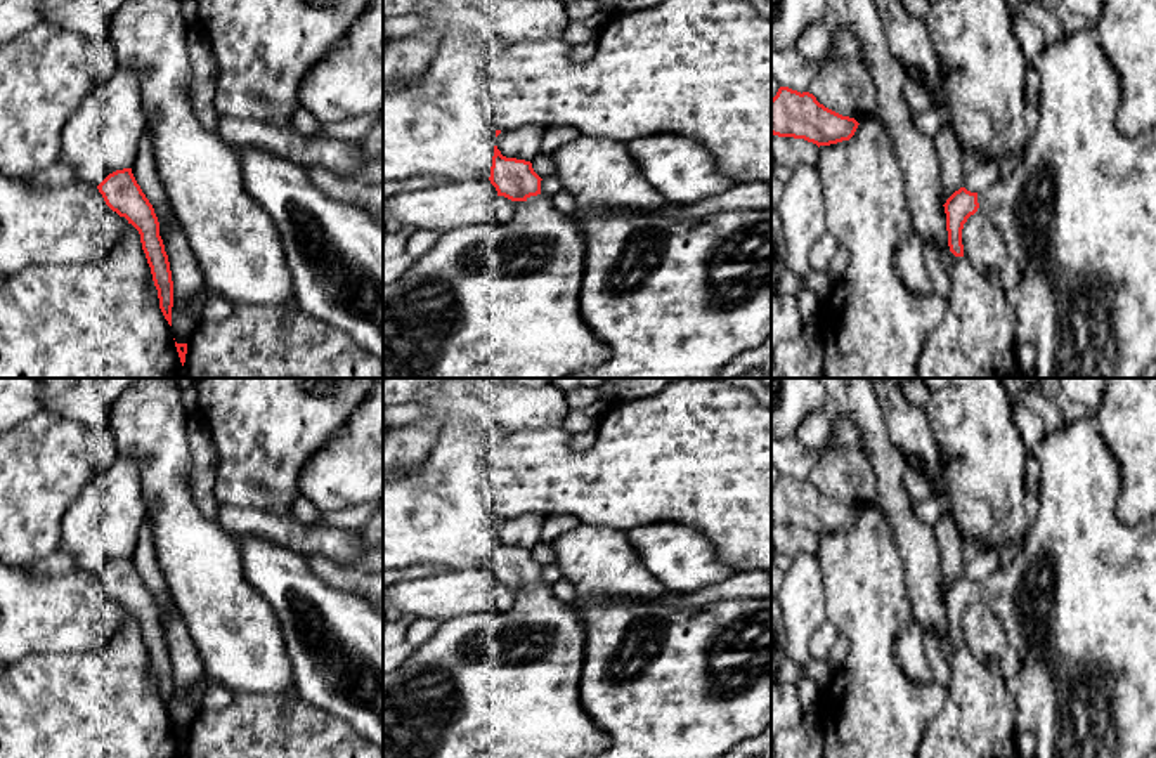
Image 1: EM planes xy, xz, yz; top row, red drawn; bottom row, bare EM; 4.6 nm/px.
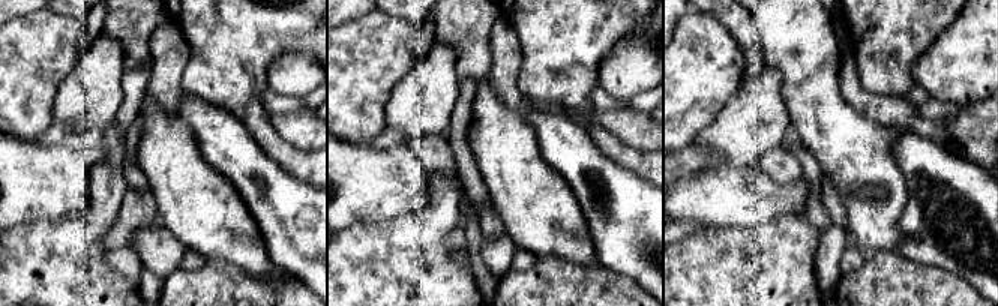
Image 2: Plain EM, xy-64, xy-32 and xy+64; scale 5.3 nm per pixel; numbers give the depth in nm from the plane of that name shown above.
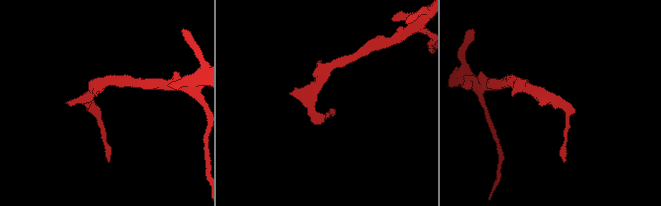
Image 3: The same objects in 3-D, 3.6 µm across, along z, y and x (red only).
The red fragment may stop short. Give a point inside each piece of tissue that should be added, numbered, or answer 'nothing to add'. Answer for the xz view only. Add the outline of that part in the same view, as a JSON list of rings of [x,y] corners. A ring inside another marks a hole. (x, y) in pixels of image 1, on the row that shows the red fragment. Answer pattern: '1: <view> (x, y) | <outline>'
1: xz (491, 300) | [[[544,194],[532,201],[518,201],[515,217],[508,224],[475,224],[440,232],[428,253],[414,260],[397,281],[383,284],[383,378],[568,378],[607,363],[610,349],[591,331],[579,310],[586,252],[581,225],[570,215],[560,213]]]

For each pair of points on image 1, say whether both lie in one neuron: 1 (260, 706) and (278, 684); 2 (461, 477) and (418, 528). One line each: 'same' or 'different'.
1: different
2: same

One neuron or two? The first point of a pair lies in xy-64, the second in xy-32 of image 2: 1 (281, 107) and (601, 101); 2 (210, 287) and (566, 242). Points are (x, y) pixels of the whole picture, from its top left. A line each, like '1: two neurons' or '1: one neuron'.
1: one neuron
2: two neurons

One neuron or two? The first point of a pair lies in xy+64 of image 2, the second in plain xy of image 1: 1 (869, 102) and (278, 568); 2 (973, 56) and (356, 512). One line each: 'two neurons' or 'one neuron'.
1: two neurons
2: two neurons

